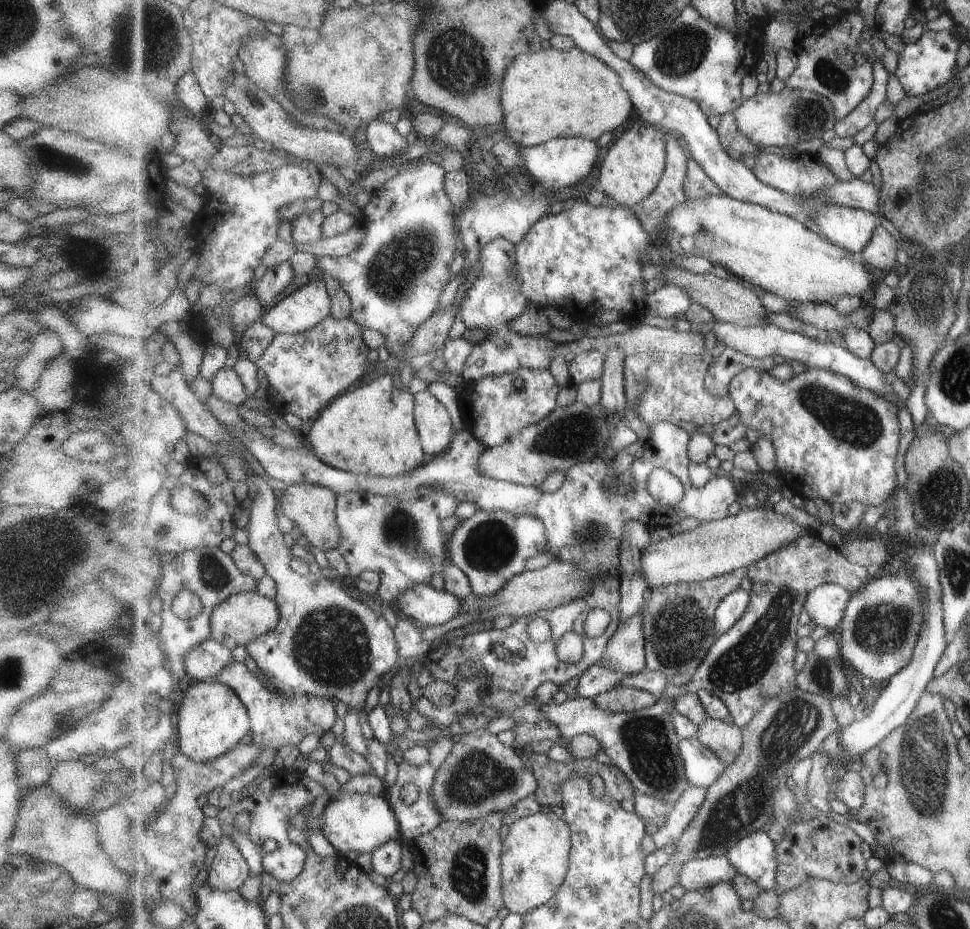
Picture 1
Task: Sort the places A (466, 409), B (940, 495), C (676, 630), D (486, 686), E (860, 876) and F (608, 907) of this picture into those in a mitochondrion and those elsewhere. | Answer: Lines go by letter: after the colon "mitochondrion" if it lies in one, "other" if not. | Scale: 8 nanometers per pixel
A: other
B: mitochondrion
C: mitochondrion
D: mitochondrion
E: other
F: other

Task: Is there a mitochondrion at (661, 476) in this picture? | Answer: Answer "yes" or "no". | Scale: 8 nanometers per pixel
no

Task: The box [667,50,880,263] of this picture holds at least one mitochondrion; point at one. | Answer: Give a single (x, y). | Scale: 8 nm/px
(804, 116)

